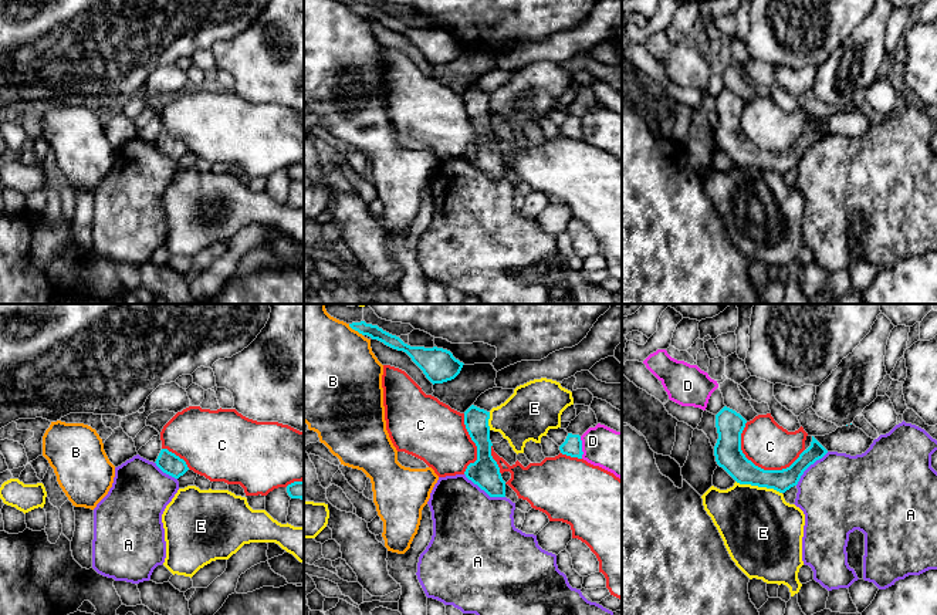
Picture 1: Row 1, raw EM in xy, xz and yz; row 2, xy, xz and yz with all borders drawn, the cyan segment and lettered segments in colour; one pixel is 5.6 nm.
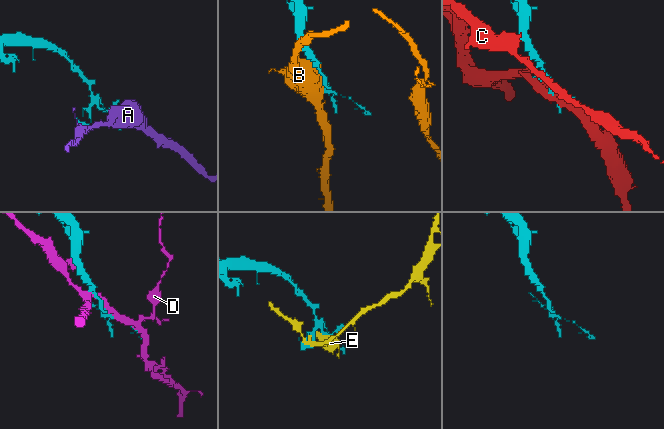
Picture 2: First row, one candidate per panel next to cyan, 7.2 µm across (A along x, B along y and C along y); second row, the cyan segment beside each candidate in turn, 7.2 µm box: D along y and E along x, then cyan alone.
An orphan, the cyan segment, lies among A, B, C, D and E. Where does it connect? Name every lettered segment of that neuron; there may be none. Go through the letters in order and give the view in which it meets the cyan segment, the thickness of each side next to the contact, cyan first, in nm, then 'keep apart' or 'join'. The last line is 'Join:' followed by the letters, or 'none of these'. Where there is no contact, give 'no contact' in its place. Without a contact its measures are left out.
A: contact in xz; calibres 170 and 460 nm; keep apart
B: contact in xz; calibres 80 and 500 nm; keep apart
C: contact in yz; calibres 160 and 260 nm; keep apart
D: contact in xz; calibres 110 and 240 nm; keep apart
E: contact in yz; calibres 160 and 440 nm; keep apart
Join: none of these

